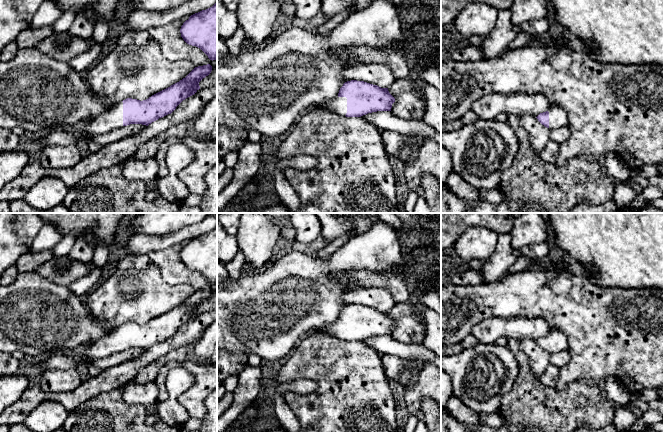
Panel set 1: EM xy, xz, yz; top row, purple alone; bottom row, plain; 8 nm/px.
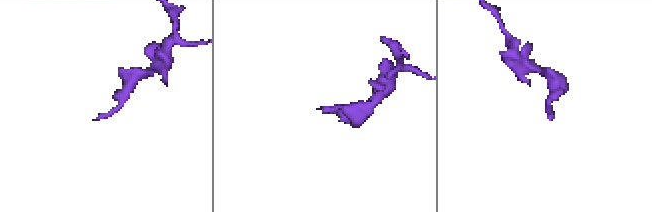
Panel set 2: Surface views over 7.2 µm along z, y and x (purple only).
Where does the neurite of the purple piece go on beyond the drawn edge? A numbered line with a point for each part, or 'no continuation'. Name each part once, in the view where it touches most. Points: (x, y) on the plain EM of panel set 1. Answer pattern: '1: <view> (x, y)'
1: xz (338, 329)

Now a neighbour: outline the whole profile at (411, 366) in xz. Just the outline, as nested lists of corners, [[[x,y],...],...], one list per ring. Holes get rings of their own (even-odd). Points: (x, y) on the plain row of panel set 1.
[[[413,360],[413,361],[408,361],[405,364],[405,369],[402,372],[402,374],[399,376],[399,380],[403,385],[407,385],[408,382],[415,377],[415,372],[418,368],[418,361]]]

